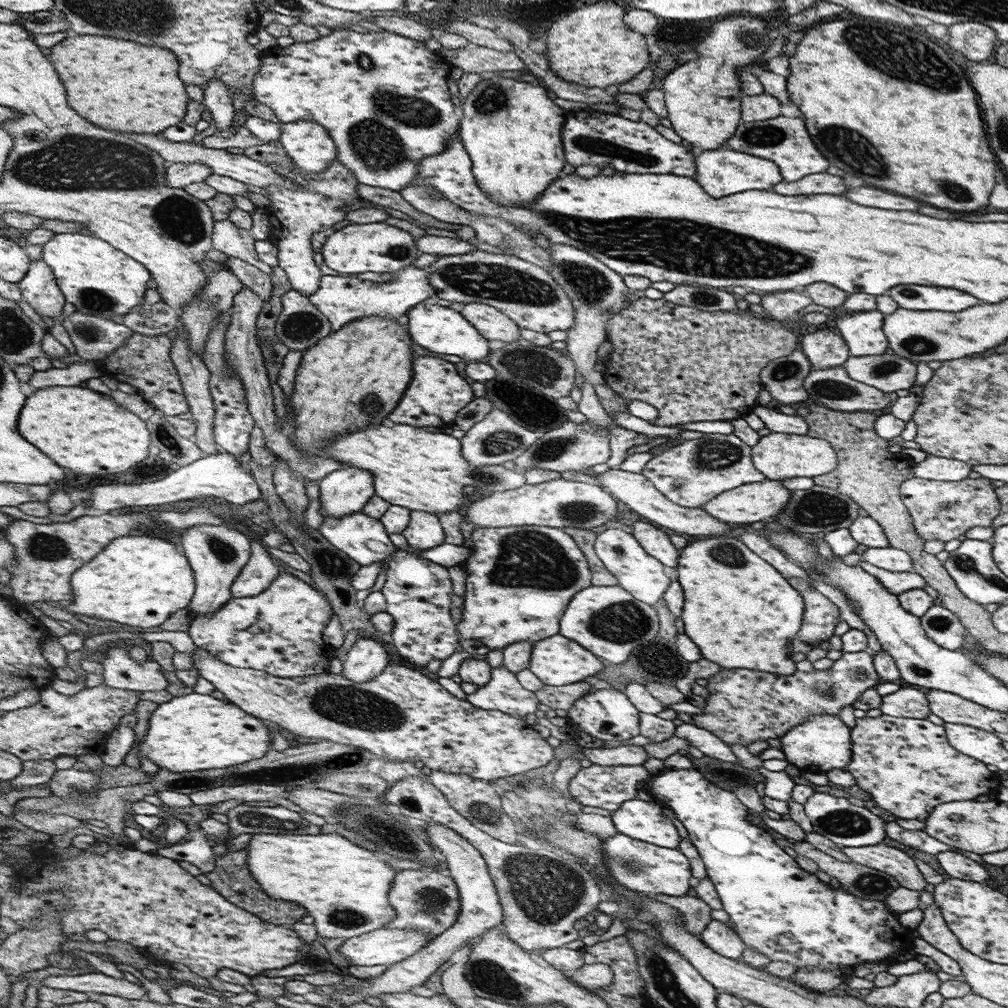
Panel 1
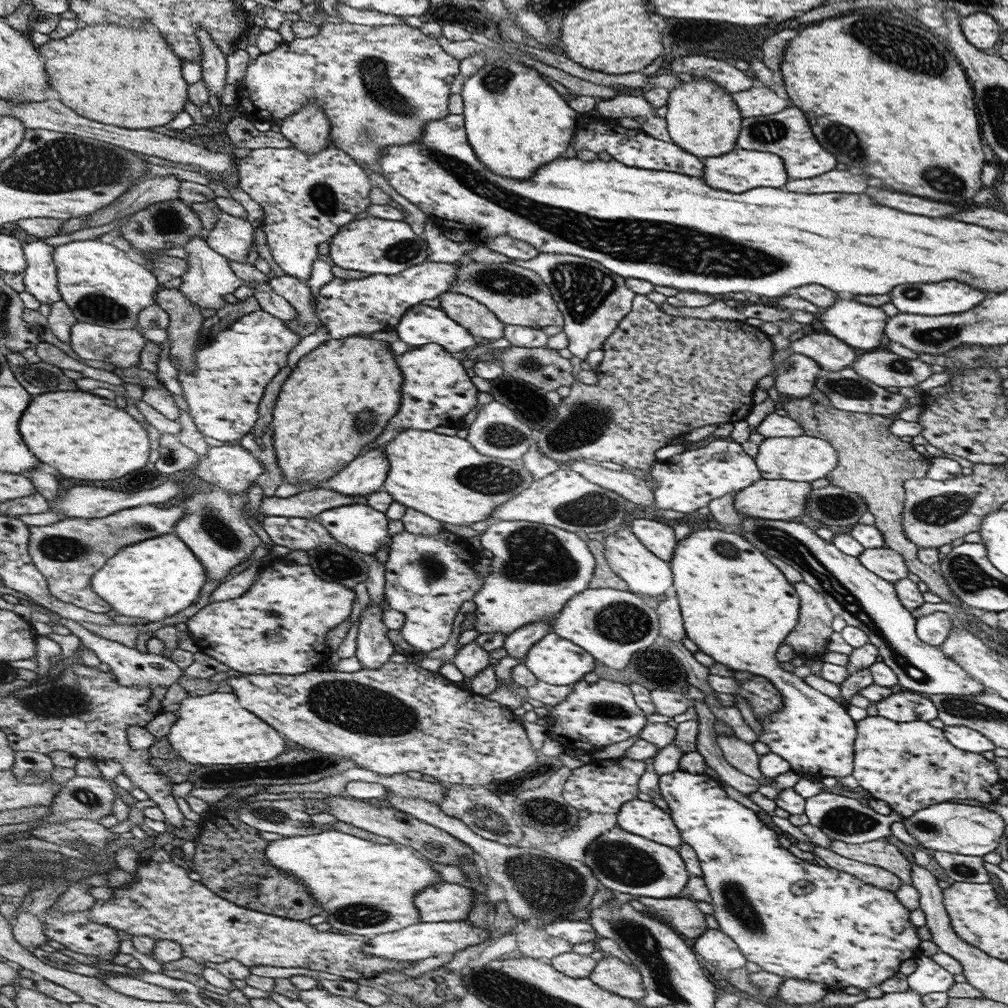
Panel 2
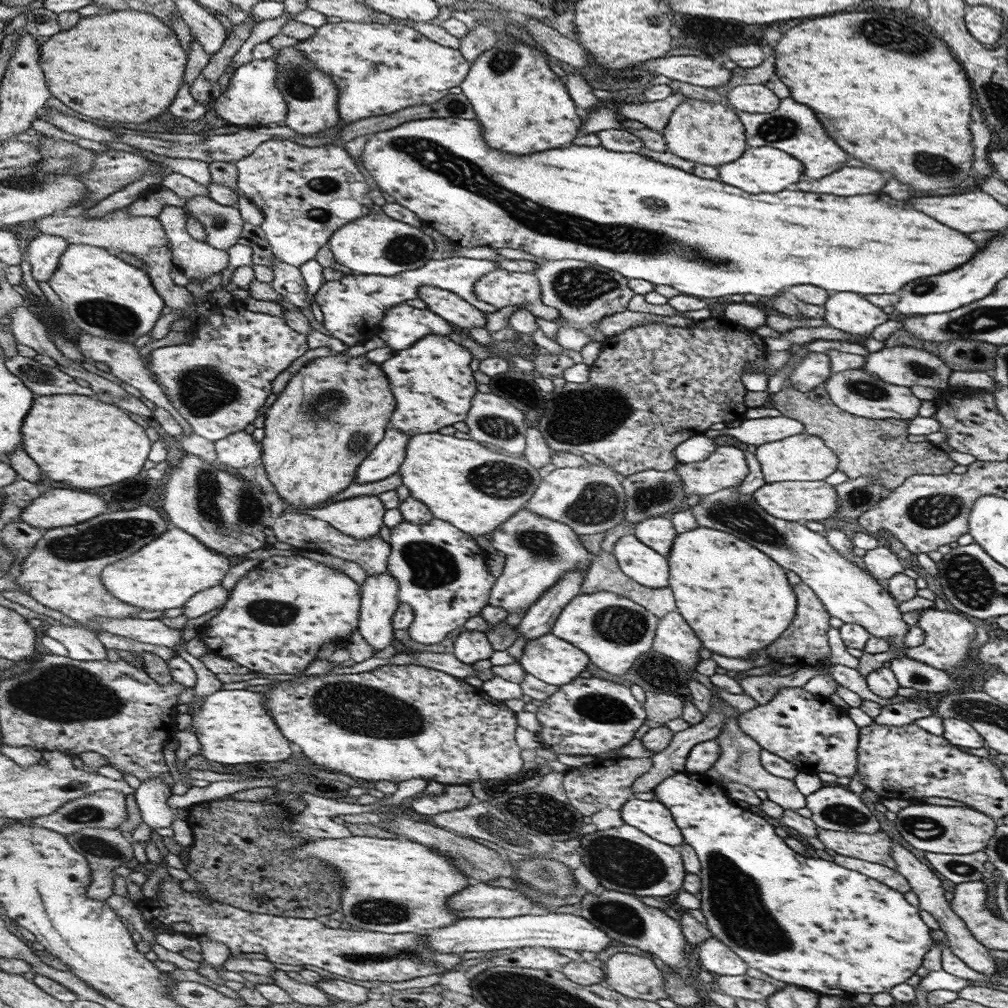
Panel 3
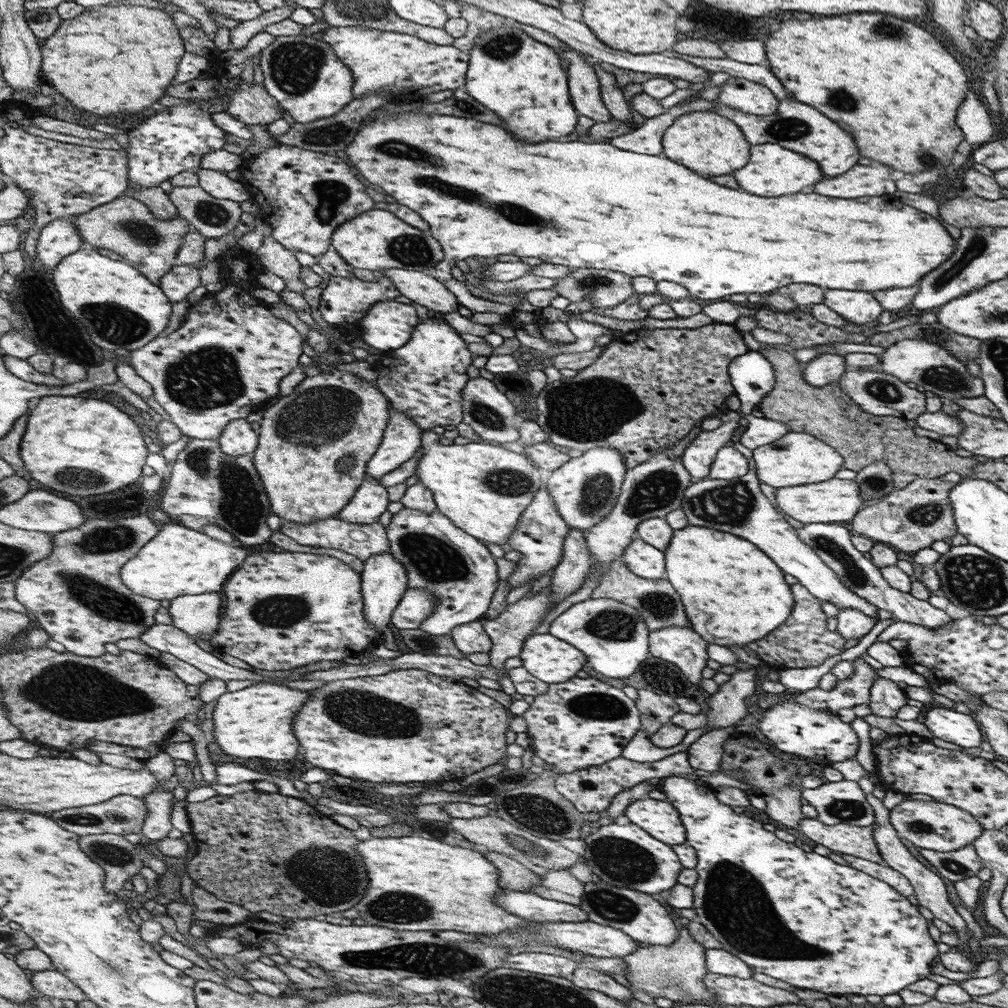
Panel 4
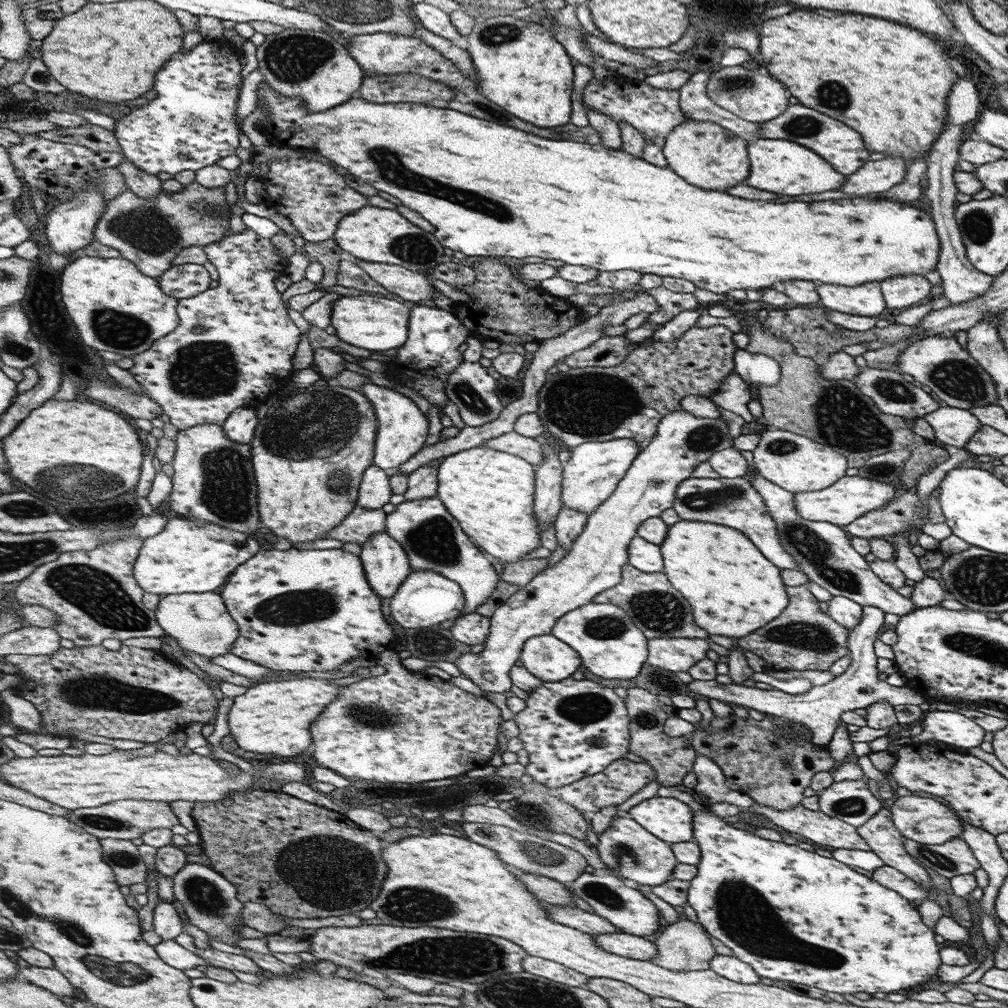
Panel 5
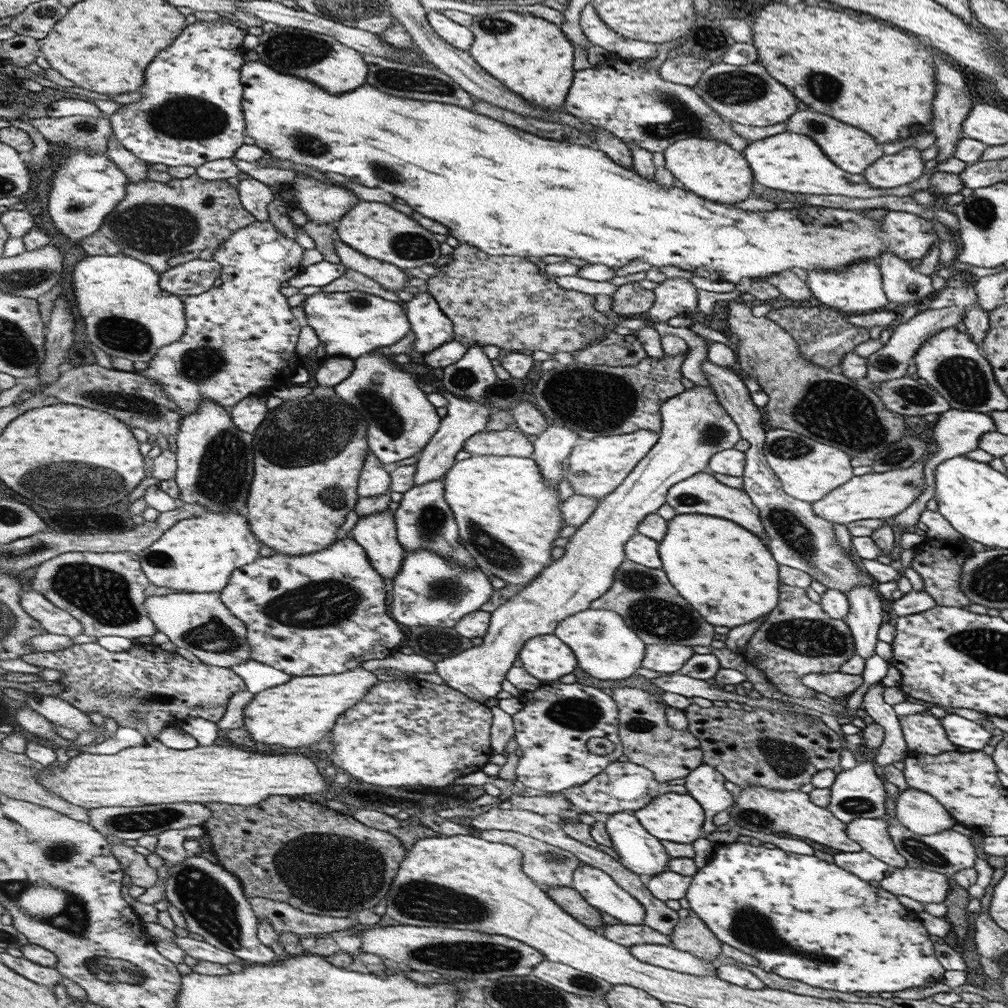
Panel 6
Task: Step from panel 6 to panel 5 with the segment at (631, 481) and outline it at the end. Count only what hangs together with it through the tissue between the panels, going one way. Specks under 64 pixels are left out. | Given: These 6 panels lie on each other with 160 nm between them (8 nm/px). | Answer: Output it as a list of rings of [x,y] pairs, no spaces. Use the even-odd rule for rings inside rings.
[[[684,409],[666,415],[659,424],[658,435],[644,448],[639,458],[631,463],[630,470],[623,476],[622,482],[615,488],[611,498],[589,515],[584,530],[574,540],[565,557],[536,574],[526,586],[509,596],[495,610],[490,618],[491,628],[484,642],[484,650],[480,654],[462,655],[453,662],[462,673],[461,676],[472,680],[483,691],[502,693],[509,691],[513,684],[512,667],[515,666],[516,660],[522,658],[523,647],[527,640],[533,636],[550,634],[558,620],[567,612],[591,603],[595,596],[616,587],[622,581],[623,566],[630,559],[630,542],[638,534],[640,524],[648,519],[660,517],[664,510],[673,508],[679,484],[690,478],[699,464],[709,460],[716,452],[733,447],[733,443],[729,428],[722,418],[696,417]]]

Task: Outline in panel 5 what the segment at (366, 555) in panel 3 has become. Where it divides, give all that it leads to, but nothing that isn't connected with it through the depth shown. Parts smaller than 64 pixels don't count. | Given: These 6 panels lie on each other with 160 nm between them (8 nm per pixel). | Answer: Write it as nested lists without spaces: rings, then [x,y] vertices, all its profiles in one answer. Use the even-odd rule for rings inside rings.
[[[356,506],[355,511],[351,513],[342,523],[329,532],[327,538],[335,538],[340,542],[354,542],[361,544],[366,542],[371,534],[385,530],[387,515],[380,510],[364,510]]]

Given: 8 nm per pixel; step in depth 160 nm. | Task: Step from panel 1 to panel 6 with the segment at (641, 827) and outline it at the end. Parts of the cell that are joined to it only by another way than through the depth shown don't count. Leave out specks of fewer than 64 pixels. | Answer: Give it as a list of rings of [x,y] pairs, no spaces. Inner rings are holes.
[[[663,790],[662,794],[653,798],[644,808],[636,810],[635,815],[639,817],[643,827],[662,842],[670,841],[693,845],[704,835],[702,832],[704,812],[703,805],[688,793],[679,794]]]

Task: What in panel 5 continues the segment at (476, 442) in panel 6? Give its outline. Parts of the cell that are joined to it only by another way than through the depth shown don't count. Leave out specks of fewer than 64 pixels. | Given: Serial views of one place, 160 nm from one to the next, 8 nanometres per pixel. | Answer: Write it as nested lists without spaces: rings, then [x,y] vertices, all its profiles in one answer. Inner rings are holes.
[[[513,431],[499,438],[488,440],[482,446],[523,457],[524,460],[531,461],[535,466],[540,466],[543,463],[544,448],[540,442],[536,442],[535,438],[524,437]]]

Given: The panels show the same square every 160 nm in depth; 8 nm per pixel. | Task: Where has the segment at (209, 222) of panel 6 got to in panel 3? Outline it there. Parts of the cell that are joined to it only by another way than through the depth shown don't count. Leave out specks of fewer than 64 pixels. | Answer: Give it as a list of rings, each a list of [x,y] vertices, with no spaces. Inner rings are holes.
[[[128,207],[121,208],[120,210],[112,211],[106,216],[100,217],[87,217],[86,215],[78,216],[58,216],[56,214],[38,219],[36,221],[36,227],[44,234],[55,234],[58,236],[65,236],[71,244],[90,244],[92,246],[100,246],[102,248],[108,248],[110,251],[115,252],[127,252],[133,254],[136,258],[144,261],[146,264],[146,272],[151,277],[152,284],[155,285],[159,295],[166,301],[166,305],[172,308],[172,313],[177,310],[184,310],[190,305],[196,304],[194,297],[186,289],[186,287],[176,286],[173,278],[171,277],[172,272],[175,270],[174,267],[174,252],[172,252],[170,240],[168,239],[167,233],[163,229],[163,223],[157,219],[157,217],[150,216],[132,216],[128,211]]]

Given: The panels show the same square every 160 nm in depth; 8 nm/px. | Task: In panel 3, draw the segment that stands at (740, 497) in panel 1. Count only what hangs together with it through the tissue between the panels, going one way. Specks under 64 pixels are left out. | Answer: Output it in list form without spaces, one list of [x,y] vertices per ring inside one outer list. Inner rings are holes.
[[[780,481],[766,483],[753,493],[756,504],[771,516],[784,520],[806,522],[826,520],[834,517],[838,511],[838,496],[835,486],[826,481]]]

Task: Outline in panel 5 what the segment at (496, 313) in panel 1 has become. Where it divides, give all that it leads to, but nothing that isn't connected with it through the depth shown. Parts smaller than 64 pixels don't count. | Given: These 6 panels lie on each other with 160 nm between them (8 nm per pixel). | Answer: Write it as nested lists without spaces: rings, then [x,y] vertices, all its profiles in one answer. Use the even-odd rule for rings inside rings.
[[[349,257],[372,280],[386,288],[391,293],[397,294],[402,300],[418,302],[419,300],[432,300],[432,283],[427,279],[427,273],[412,272],[397,264],[368,262],[367,260]]]

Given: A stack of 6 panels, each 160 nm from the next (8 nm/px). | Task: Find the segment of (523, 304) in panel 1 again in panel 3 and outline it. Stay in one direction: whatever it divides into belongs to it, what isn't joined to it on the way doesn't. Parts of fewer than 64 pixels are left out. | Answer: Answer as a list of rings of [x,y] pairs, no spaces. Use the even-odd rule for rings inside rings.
[[[497,268],[476,281],[474,292],[478,299],[496,306],[518,306],[529,310],[534,316],[554,321],[560,317],[556,308],[541,301],[540,283],[535,273],[514,272]]]

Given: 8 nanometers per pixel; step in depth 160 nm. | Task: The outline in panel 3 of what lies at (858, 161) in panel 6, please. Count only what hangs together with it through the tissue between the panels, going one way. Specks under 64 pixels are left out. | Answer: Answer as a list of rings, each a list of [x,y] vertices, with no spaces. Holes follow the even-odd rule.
[[[792,98],[782,100],[774,112],[760,114],[736,111],[746,129],[748,146],[769,146],[782,149],[784,152],[792,152],[792,156],[800,156],[800,160],[808,164],[810,178],[824,178],[826,174],[832,174],[846,164],[848,154],[826,134],[814,110],[804,104],[798,104]]]

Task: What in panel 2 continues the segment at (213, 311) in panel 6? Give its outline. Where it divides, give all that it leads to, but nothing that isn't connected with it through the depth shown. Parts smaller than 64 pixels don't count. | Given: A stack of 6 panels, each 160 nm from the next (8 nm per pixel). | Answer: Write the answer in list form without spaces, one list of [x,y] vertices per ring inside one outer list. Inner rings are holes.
[[[256,310],[238,318],[229,327],[214,334],[208,340],[208,346],[195,350],[196,370],[198,372],[184,372],[179,370],[178,380],[184,391],[184,400],[188,403],[190,416],[198,431],[206,437],[225,442],[240,441],[251,433],[258,420],[258,408],[264,397],[264,392],[270,380],[278,375],[280,369],[286,367],[289,352],[301,341],[301,336],[289,329],[285,321],[272,316],[264,310]]]

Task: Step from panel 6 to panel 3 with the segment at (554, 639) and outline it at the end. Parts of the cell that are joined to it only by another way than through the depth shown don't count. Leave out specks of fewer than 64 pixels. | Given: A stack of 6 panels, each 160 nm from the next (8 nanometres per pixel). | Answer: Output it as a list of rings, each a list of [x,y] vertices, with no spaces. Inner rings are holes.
[[[551,632],[529,640],[518,662],[526,673],[560,687],[578,679],[580,672],[590,664],[582,649]]]

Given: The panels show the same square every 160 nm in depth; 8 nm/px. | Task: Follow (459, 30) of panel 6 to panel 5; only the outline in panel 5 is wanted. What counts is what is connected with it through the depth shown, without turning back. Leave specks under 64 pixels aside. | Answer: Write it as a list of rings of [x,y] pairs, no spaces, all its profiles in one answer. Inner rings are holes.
[[[414,2],[410,7],[413,16],[429,32],[450,41],[460,38],[461,35],[458,34],[458,30],[452,25],[449,13],[425,2]]]

